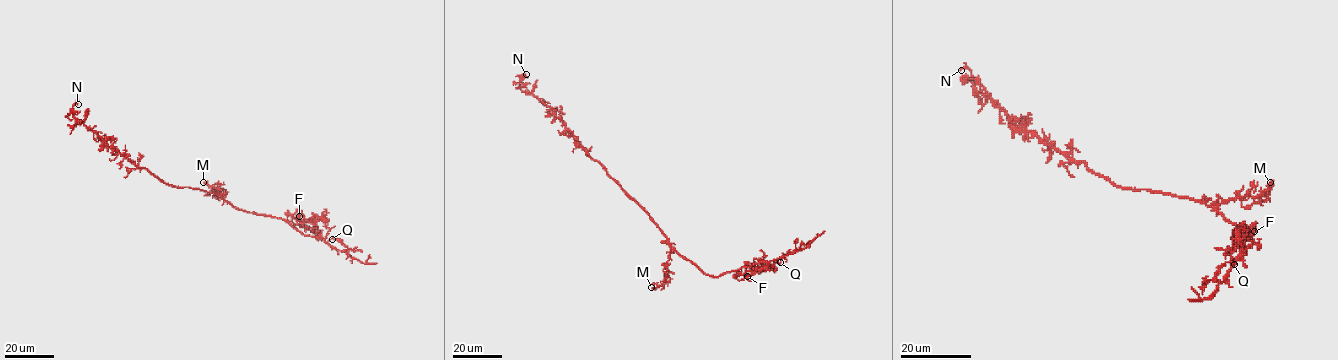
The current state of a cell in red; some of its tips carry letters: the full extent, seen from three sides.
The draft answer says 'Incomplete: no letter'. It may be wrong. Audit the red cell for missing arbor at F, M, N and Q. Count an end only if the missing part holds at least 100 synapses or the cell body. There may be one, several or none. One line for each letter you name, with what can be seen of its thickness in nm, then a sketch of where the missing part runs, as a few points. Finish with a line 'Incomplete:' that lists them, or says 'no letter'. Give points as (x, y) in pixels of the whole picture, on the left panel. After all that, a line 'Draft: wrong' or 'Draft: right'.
Incomplete: no letter
Draft: right

